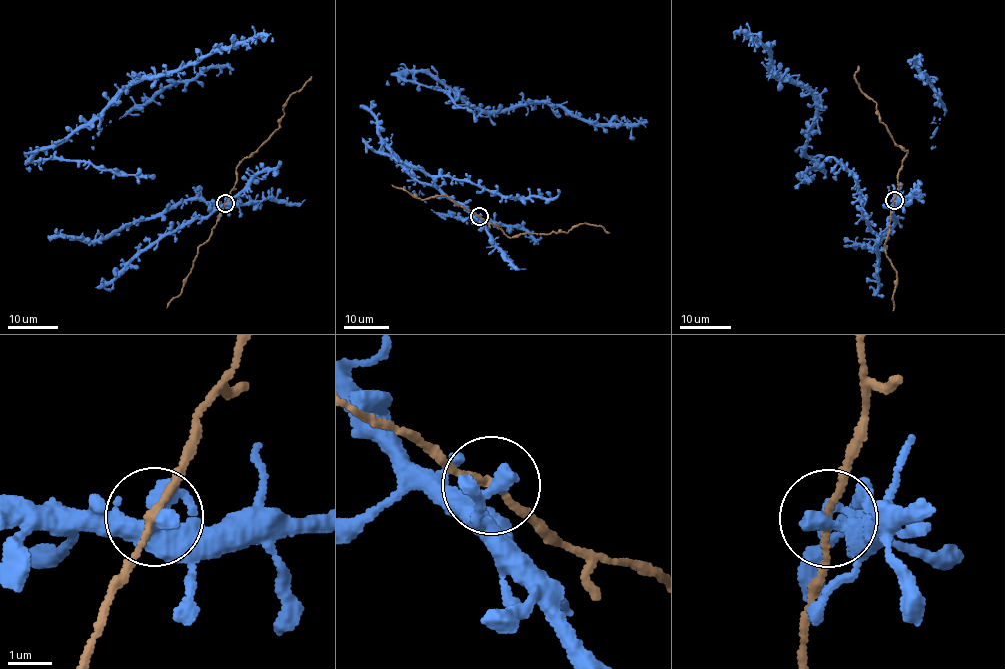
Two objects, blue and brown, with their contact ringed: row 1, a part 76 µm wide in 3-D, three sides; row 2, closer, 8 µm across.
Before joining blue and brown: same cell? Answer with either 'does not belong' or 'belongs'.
belongs

